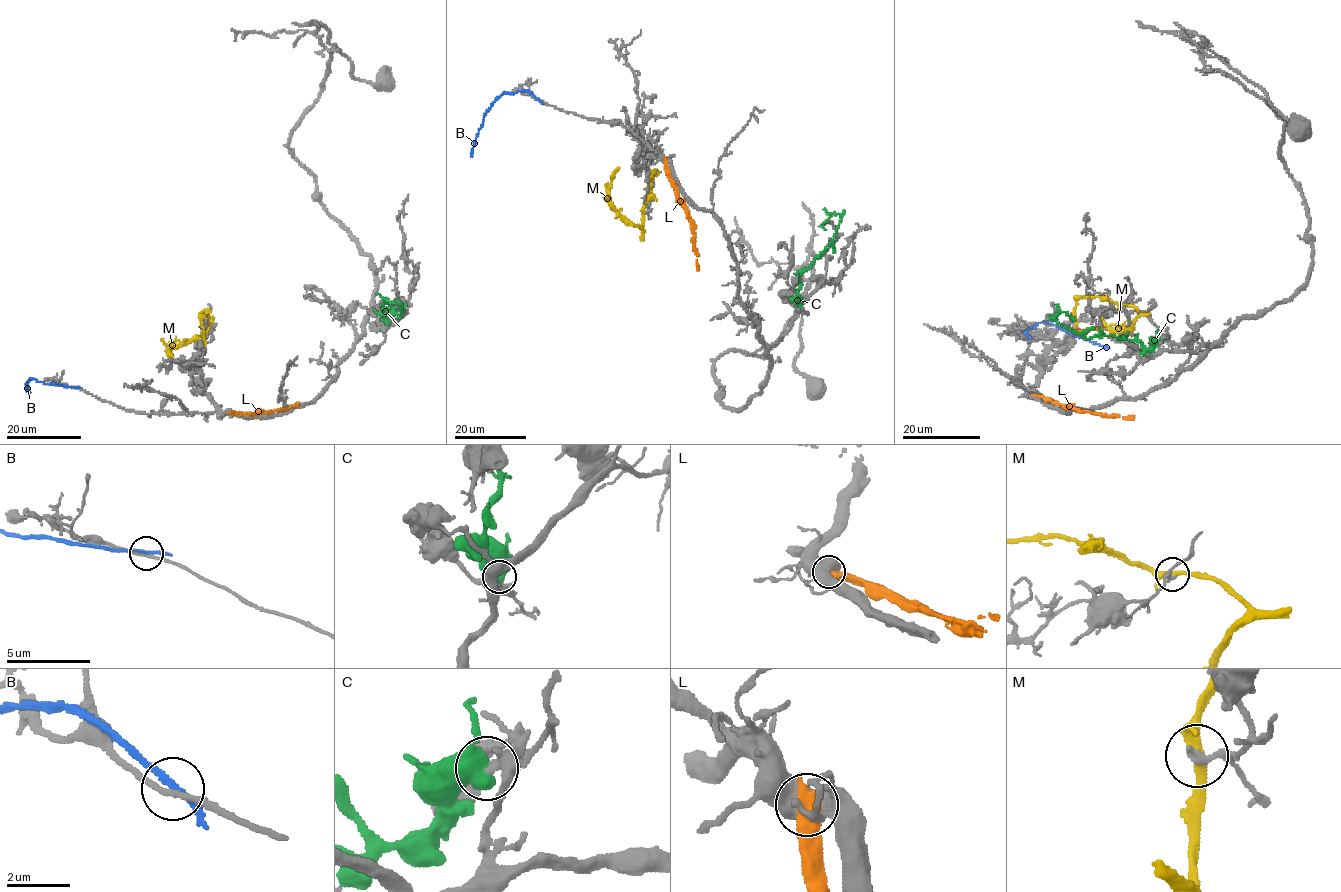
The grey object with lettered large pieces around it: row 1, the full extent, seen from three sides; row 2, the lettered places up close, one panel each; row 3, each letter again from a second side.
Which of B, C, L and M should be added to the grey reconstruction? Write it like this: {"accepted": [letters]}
{"accepted": ["C"]}

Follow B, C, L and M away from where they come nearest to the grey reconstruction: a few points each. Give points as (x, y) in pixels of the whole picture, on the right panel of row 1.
B: (1029, 337), (1025, 331), (1044, 321), (1109, 348)
C: (1158, 339), (1148, 348), (1136, 340), (1104, 334), (1088, 338), (1054, 318), (1058, 312), (1066, 312), (1074, 319)
L: (1035, 394), (1093, 414), (1134, 416)
M: (1122, 304), (1134, 306), (1139, 312), (1129, 329), (1125, 327), (1117, 331), (1087, 329), (1075, 333)

